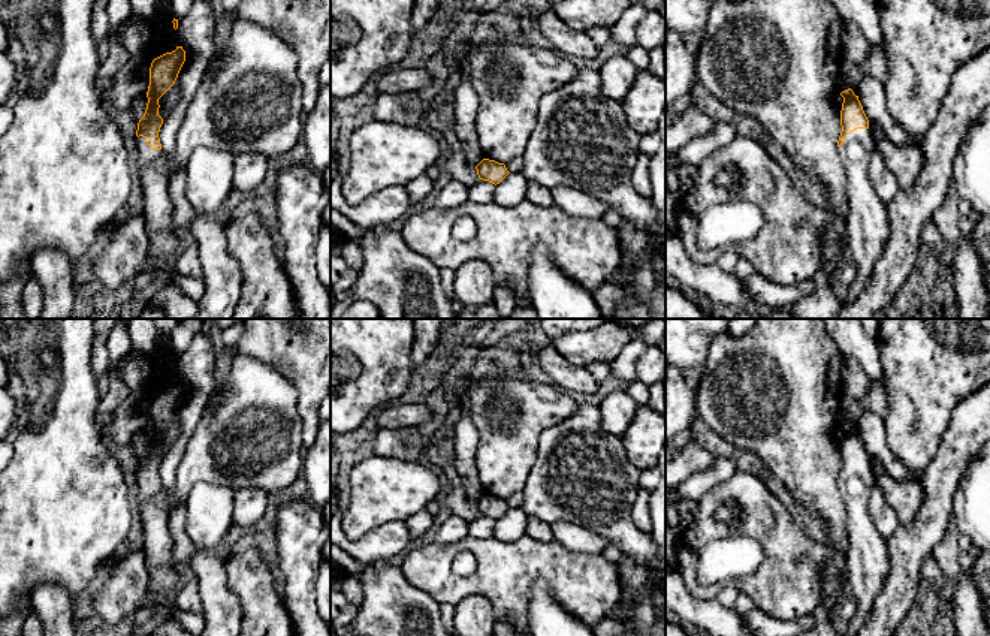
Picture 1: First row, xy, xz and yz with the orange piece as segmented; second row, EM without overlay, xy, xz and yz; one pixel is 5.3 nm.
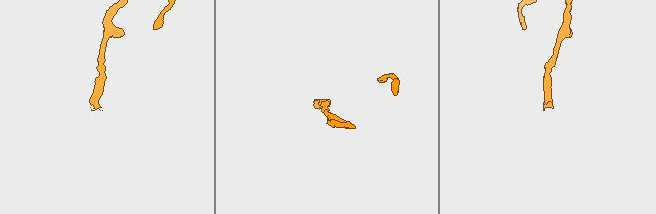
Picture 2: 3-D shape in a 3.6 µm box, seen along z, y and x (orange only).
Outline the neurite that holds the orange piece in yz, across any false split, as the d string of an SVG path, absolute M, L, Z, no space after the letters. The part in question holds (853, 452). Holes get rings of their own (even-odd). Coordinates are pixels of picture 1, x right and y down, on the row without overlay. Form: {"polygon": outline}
{"polygon": "M851 424L840 431L842 467L837 480L846 510L849 542L845 569L857 602L846 636L854 636L869 618L873 602L888 579L890 557L887 540L878 534L869 516L869 495L873 488L869 455Z"}

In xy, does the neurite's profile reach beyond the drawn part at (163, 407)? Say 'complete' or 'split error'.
split error

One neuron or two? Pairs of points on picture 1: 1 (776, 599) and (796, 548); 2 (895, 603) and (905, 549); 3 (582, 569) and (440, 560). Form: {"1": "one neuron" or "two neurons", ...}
{"1": "one neuron", "2": "one neuron", "3": "one neuron"}

